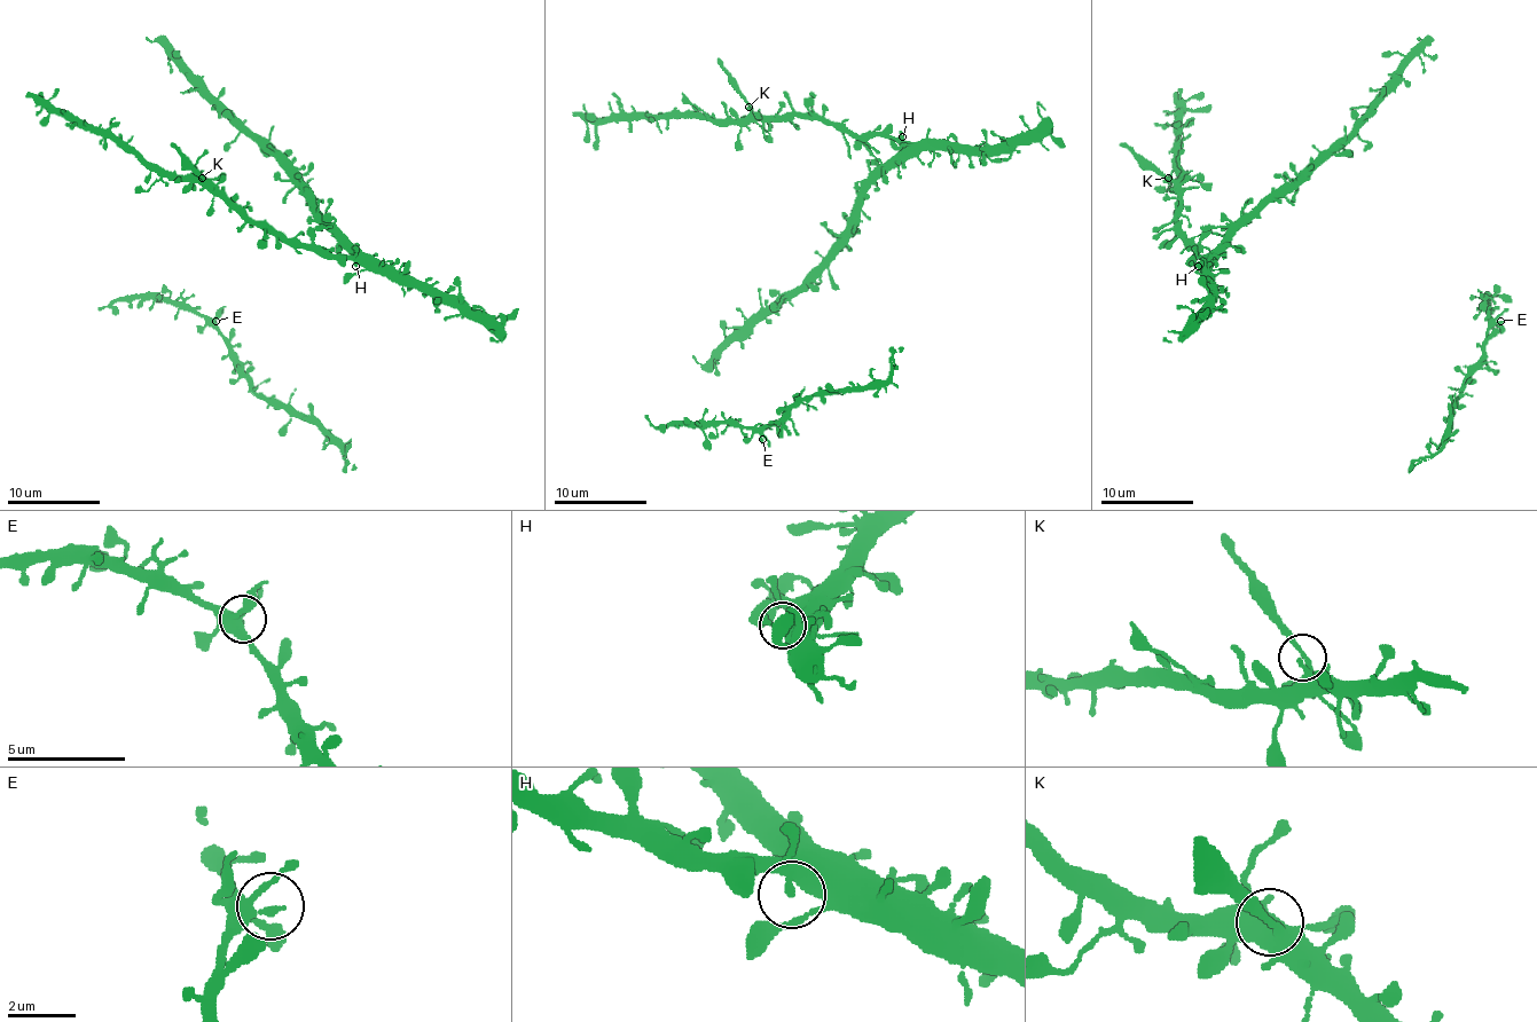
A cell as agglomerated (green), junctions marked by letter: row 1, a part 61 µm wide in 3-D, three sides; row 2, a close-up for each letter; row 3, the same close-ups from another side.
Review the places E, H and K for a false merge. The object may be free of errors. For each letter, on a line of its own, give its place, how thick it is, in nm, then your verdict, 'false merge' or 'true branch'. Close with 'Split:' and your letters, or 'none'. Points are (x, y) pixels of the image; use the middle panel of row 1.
E: (762, 439) | 260 nm | true branch
H: (902, 136) | 240 nm | true branch
K: (749, 107) | 200 nm | false merge
Split: K

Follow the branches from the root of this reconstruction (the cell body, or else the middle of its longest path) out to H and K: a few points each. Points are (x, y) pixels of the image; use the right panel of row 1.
H: (1332, 148), (1293, 182), (1284, 182), (1198, 266)
K: (1332, 148), (1293, 182), (1284, 182), (1236, 221), (1210, 226), (1198, 244), (1179, 230), (1177, 187), (1168, 178)

